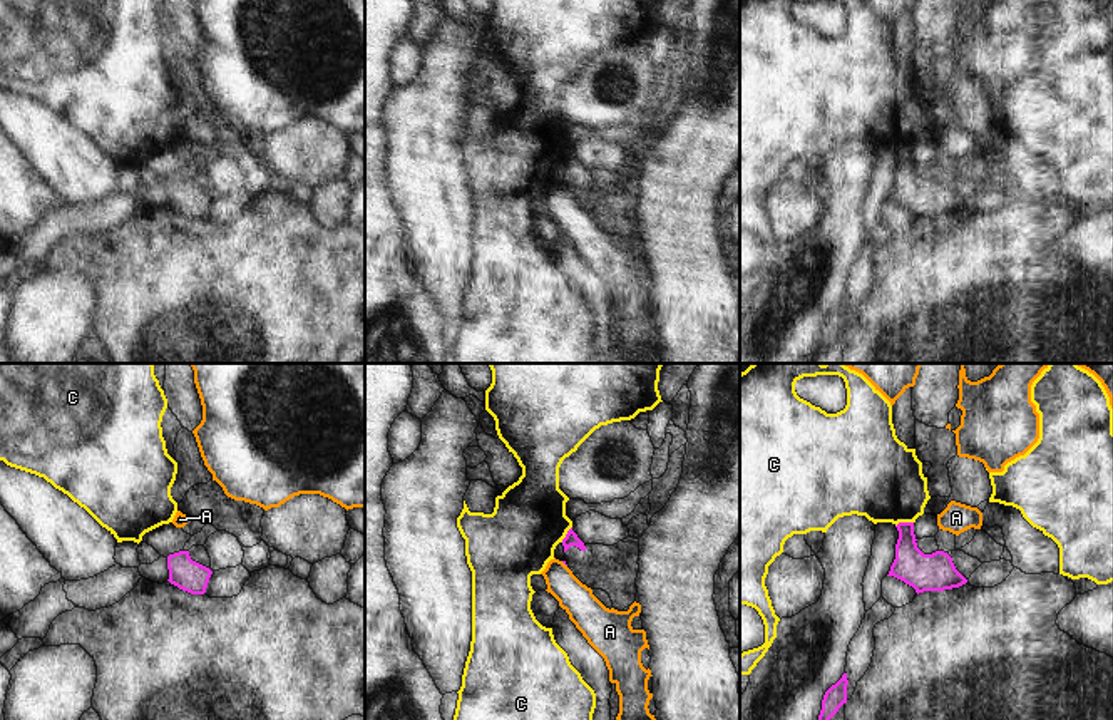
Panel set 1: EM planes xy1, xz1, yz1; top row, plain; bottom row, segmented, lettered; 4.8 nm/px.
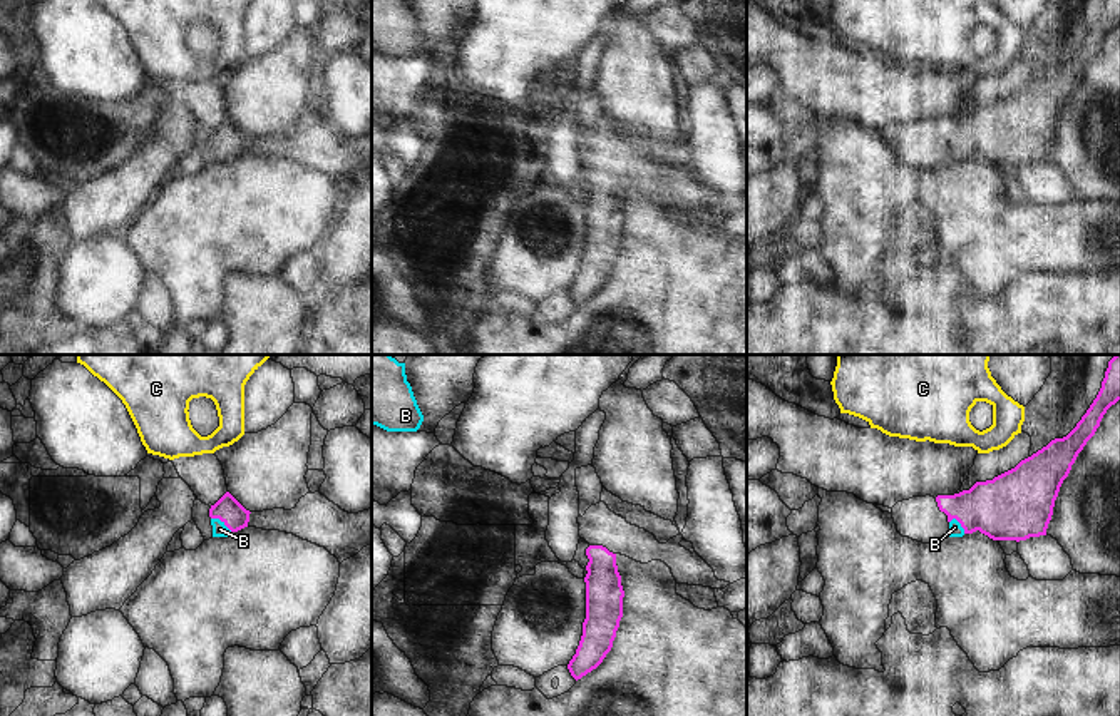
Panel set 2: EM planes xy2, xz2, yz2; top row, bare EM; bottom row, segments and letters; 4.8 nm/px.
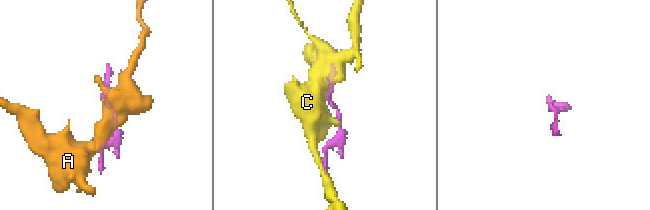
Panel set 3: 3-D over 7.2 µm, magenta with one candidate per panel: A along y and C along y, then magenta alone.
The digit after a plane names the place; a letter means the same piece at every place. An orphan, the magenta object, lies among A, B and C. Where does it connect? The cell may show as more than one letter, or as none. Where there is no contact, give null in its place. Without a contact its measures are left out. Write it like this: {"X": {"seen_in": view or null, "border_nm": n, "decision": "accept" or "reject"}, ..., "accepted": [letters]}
{"A": {"seen_in": "xz1", "border_nm": 40, "decision": "reject"}, "B": {"seen_in": "xy2", "border_nm": 130, "decision": "accept"}, "C": {"seen_in": "yz1", "border_nm": 90, "decision": "reject"}, "accepted": ["B"]}

